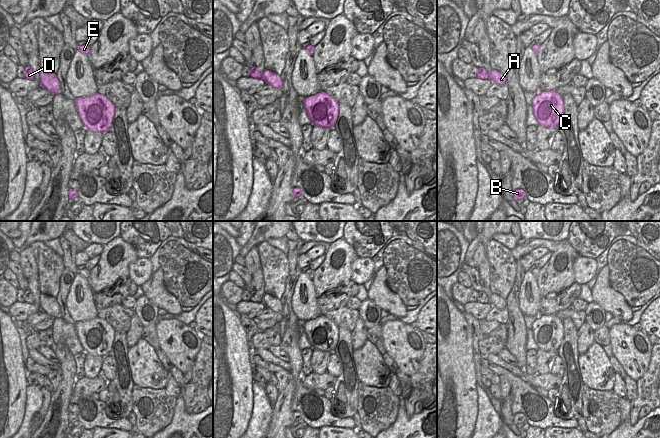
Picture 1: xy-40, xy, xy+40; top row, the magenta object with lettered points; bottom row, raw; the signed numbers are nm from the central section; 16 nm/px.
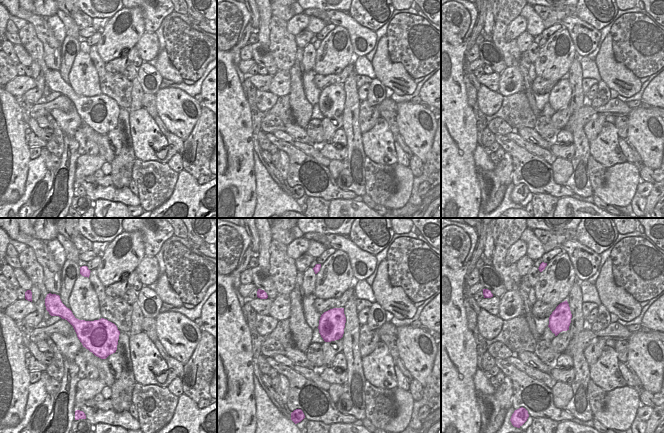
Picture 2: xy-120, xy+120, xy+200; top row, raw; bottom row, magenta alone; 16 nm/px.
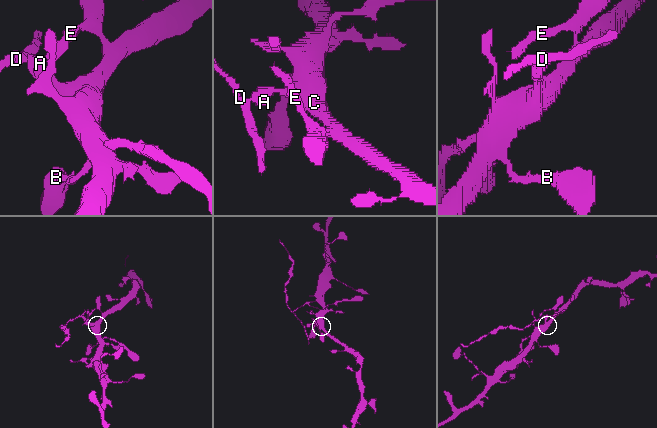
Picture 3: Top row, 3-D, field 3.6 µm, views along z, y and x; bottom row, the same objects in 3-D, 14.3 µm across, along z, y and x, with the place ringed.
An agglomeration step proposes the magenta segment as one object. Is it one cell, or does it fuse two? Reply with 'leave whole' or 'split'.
split

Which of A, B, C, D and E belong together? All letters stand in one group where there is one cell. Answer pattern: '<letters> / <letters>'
A B C E / D

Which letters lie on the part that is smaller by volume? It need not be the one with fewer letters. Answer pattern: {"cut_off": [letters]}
{"cut_off": ["D"]}

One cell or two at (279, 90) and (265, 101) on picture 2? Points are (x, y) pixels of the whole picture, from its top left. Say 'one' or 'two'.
two

